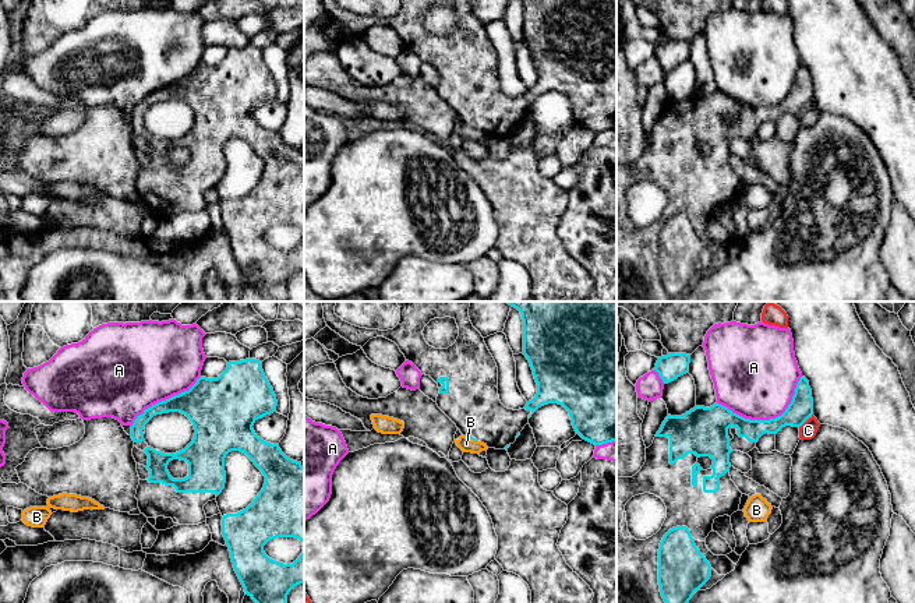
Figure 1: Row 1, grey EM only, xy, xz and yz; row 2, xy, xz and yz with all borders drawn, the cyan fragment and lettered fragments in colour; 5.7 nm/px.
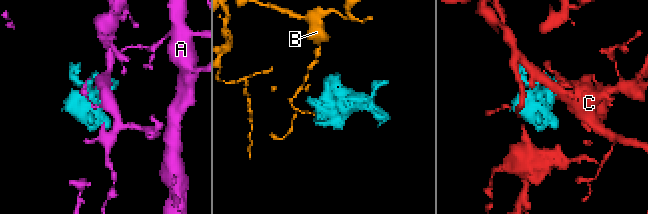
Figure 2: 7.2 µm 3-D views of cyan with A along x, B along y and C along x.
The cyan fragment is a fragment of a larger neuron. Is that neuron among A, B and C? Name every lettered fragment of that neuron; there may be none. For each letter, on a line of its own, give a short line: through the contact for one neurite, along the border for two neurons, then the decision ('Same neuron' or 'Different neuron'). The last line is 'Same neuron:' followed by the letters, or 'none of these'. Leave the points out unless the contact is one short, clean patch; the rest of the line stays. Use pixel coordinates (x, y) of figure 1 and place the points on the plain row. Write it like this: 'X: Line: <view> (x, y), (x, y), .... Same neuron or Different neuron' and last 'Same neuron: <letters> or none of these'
A: Different neuron
B: Line: xz (465, 123), (476, 129). Different neuron
C: Different neuron
Same neuron: none of these

